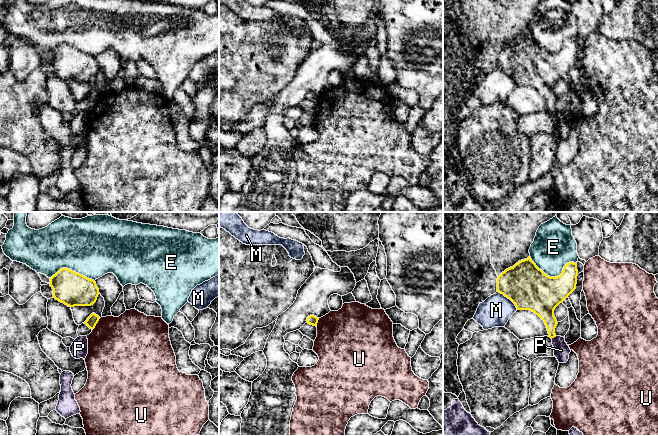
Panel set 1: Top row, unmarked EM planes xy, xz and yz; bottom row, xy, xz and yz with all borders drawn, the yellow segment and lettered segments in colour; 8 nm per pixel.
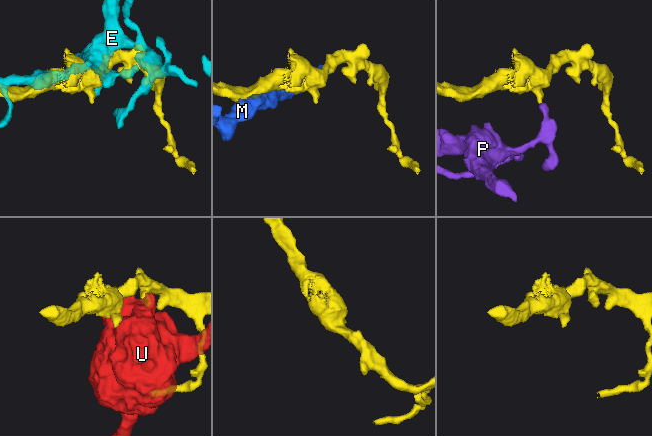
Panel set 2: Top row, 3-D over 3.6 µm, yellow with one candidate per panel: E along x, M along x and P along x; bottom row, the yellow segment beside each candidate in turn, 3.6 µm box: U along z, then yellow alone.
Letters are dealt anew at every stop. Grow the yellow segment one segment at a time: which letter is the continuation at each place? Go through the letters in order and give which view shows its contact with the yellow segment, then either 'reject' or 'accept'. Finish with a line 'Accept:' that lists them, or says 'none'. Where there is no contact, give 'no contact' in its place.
E: yz | reject
M: yz | reject
P: yz | reject
U: xy | reject
Accept: none

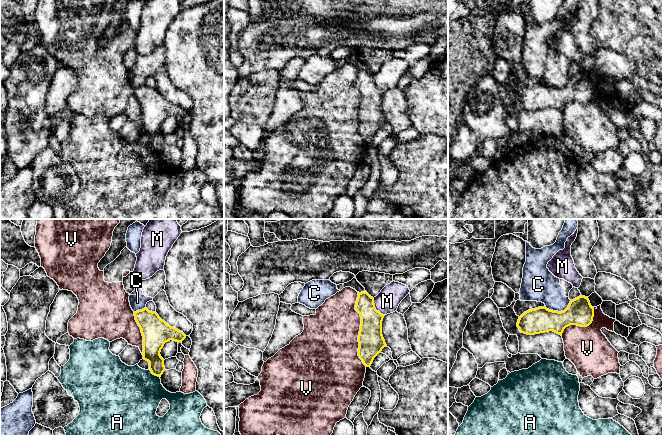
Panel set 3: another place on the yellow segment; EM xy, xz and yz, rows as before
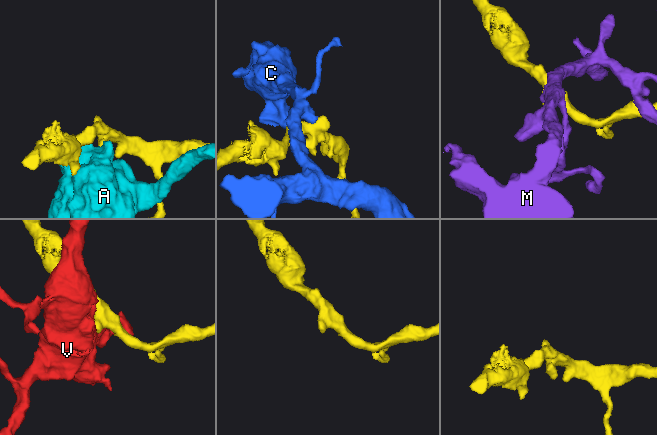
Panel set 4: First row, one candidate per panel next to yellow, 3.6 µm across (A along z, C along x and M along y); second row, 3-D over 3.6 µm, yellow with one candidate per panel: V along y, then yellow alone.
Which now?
A: xy | reject
C: yz | reject
M: xz | reject
V: xz | reject
Accept: none

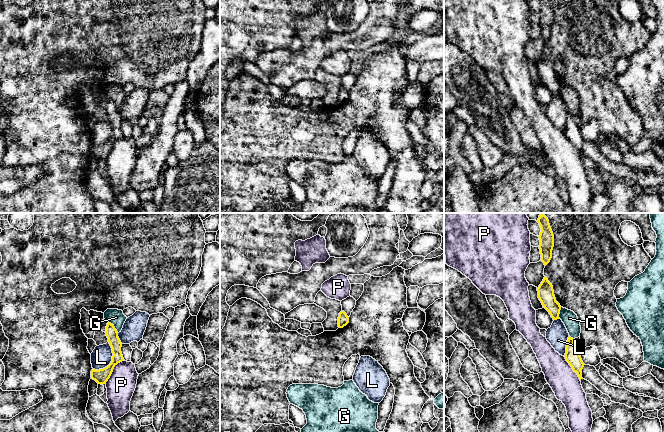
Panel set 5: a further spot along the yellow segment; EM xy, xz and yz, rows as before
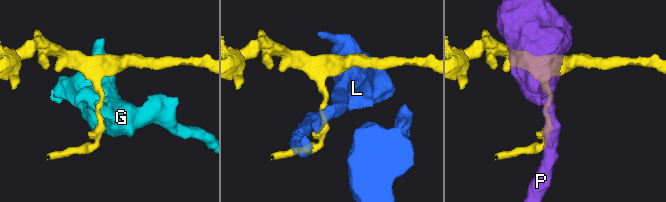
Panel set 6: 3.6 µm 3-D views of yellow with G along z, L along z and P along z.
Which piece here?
G: xy | reject
L: xy | reject
P: xy | reject
Accept: none

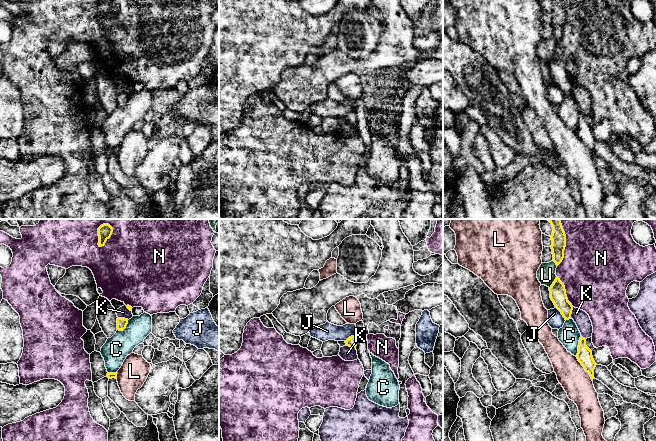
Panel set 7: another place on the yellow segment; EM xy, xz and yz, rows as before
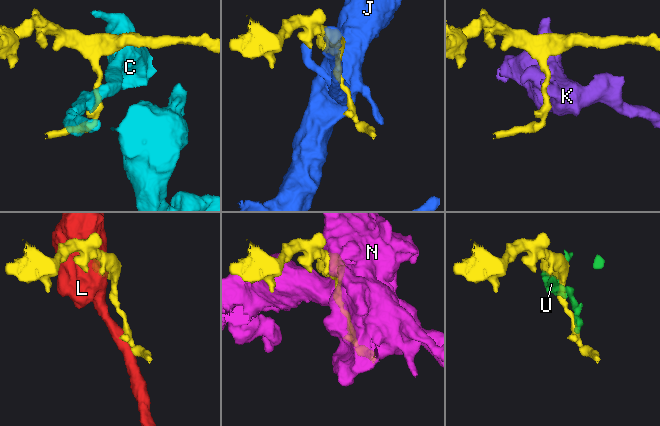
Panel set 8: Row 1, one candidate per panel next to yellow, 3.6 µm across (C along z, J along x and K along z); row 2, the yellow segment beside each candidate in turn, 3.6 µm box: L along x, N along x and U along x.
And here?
C: yz | reject
J: yz | reject
K: yz | reject
L: yz | reject
N: yz | reject
U: yz | reject
Accept: none

